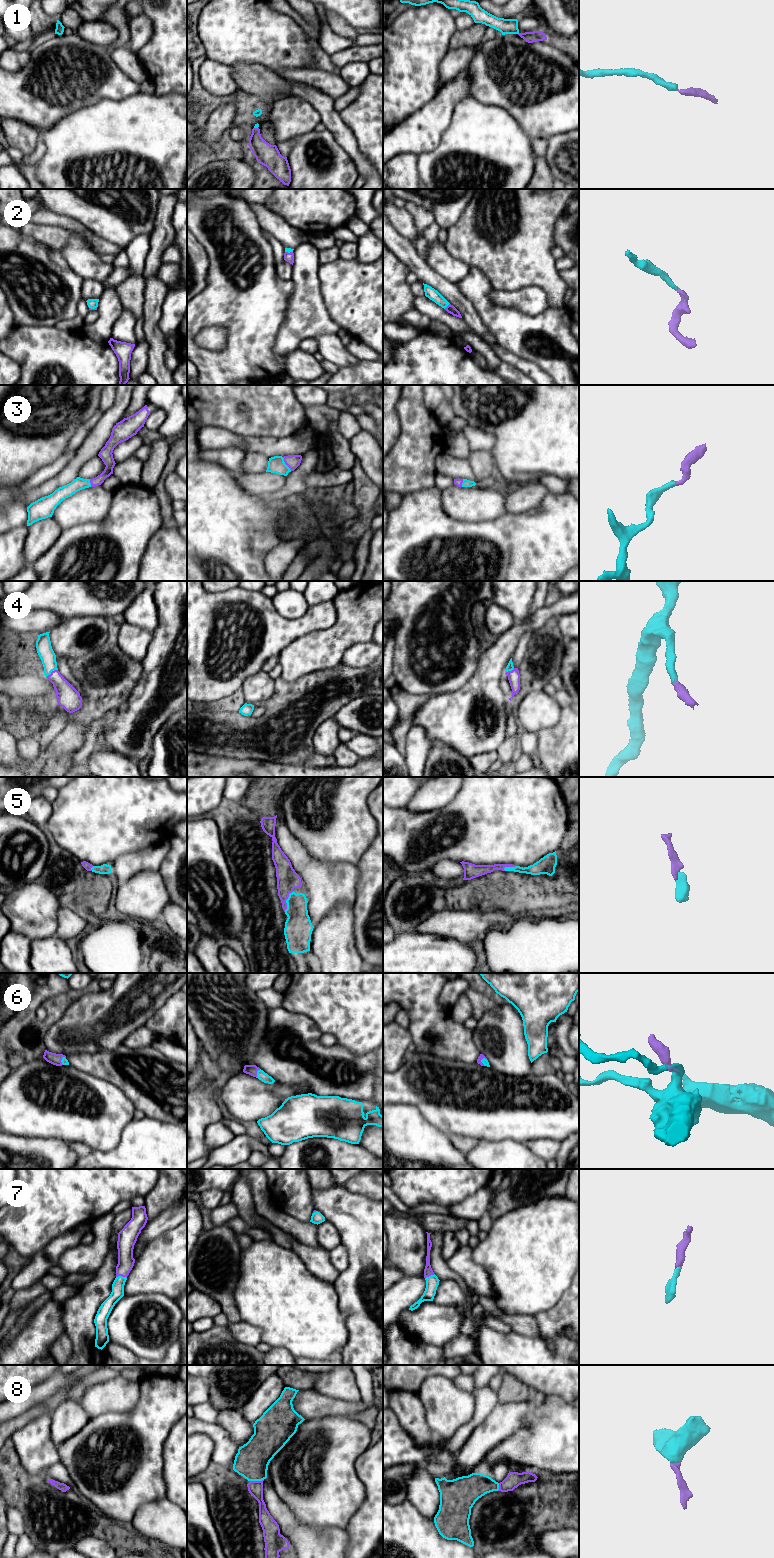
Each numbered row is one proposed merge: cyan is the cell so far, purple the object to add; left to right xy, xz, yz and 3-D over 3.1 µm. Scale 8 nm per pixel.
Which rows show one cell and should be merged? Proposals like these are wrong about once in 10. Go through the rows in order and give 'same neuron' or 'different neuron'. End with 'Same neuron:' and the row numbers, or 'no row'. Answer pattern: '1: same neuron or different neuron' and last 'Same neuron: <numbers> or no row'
1: same neuron
2: same neuron
3: same neuron
4: same neuron
5: same neuron
6: same neuron
7: same neuron
8: same neuron
Same neuron: 1, 2, 3, 4, 5, 6, 7, 8

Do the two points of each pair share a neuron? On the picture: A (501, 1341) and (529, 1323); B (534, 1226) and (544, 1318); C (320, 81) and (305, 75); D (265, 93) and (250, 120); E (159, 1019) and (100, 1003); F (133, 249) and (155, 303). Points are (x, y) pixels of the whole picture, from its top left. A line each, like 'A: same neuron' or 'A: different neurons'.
A: different neurons
B: different neurons
C: same neuron
D: different neurons
E: different neurons
F: different neurons

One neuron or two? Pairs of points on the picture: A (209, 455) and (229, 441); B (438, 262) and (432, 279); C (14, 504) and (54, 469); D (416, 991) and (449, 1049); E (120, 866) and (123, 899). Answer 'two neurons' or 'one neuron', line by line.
A: two neurons
B: two neurons
C: one neuron
D: one neuron
E: two neurons

